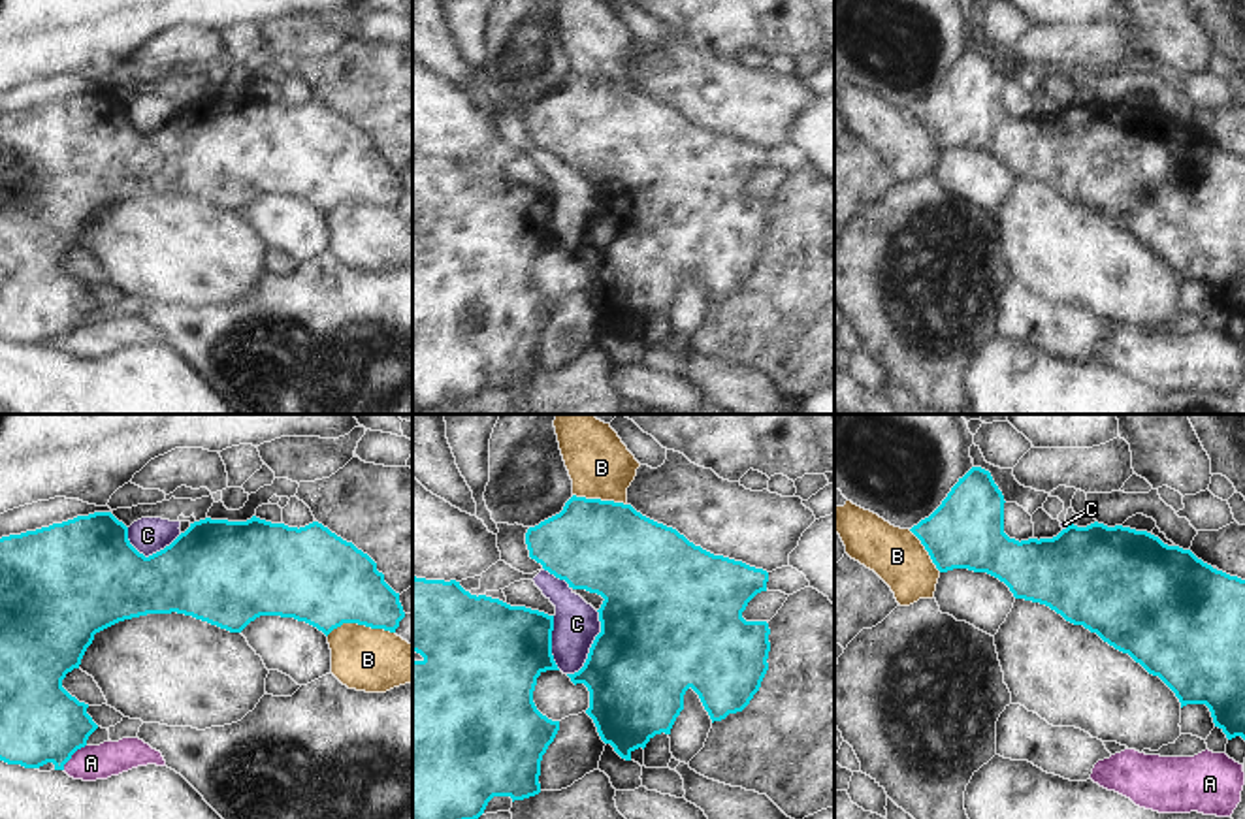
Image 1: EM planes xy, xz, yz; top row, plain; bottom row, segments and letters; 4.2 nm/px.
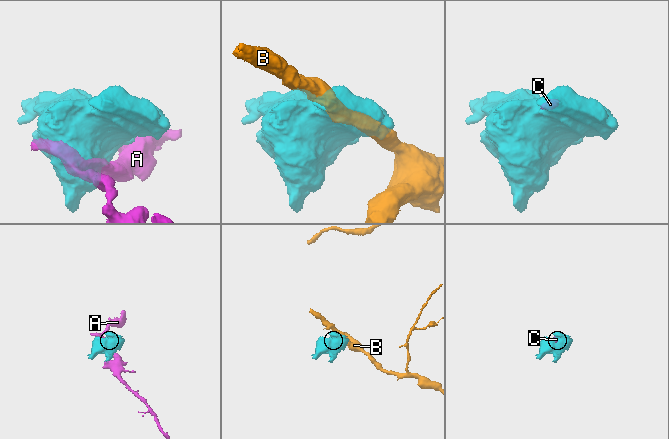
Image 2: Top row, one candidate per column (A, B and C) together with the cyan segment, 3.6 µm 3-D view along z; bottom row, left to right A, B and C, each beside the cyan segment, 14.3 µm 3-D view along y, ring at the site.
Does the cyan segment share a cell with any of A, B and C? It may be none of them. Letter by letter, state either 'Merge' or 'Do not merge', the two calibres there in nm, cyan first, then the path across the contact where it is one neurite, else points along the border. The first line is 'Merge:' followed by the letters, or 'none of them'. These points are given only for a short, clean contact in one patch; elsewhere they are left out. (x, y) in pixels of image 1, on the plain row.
Merge: none of them
A: Do not merge. Thickness 360 nm (cyan) against 150 nm
B: Do not merge. Thickness 380 nm (cyan) against 280 nm
C: Do not merge. Thickness 460 nm (cyan) against 190 nm

